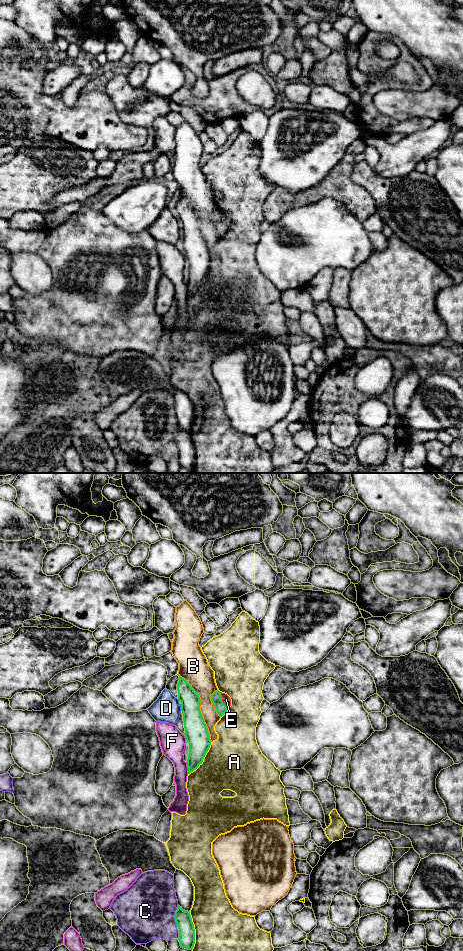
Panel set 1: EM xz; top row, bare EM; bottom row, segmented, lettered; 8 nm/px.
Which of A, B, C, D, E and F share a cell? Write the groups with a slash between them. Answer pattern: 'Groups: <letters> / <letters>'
Groups: A / B / C E / D / F

